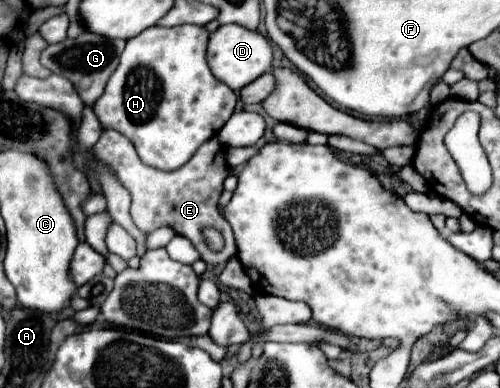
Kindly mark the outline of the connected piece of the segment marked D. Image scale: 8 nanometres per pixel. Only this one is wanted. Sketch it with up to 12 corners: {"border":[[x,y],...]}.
{"border":[[220,25],[206,61],[232,91],[272,69],[258,31]]}

